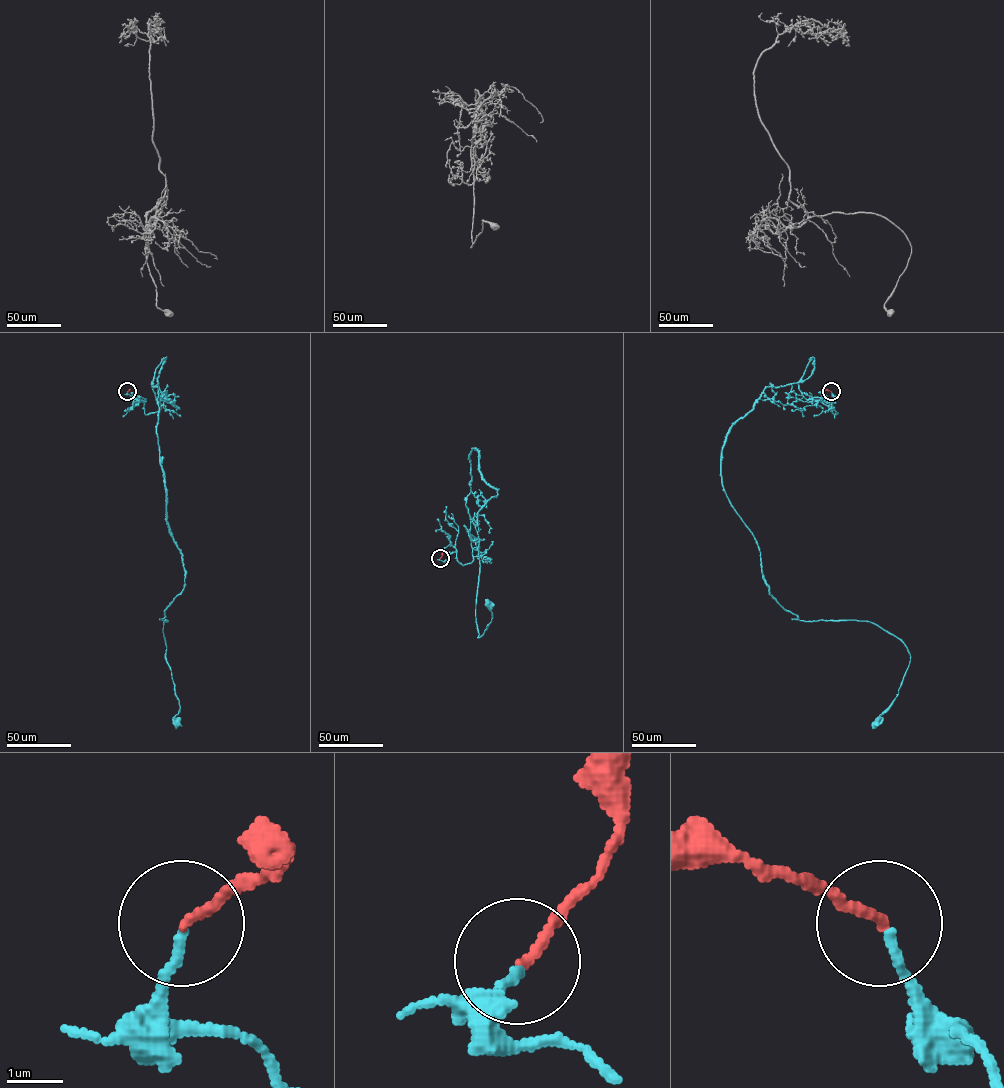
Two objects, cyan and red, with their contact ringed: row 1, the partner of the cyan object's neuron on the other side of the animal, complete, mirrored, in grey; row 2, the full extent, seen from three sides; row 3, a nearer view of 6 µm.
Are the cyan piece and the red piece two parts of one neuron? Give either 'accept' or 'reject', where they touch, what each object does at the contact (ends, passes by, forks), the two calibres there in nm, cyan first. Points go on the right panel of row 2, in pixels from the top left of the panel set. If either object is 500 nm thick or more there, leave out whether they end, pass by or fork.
accept; at (831, 391); cyan ends there; red ends there; 150 nm thick on the cyan side, 170 nm on the other

